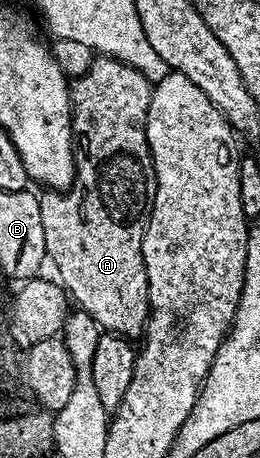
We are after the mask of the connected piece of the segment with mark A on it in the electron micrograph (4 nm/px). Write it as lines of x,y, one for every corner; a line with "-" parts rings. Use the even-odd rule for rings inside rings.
101,57
99,60
93,61
92,67
85,74
75,79
71,83
72,92
72,133
78,136
78,149
76,150
76,179
72,182
72,188
63,192
59,190
45,189
39,195
40,207
42,208
42,232
46,232
46,255
56,265
59,281
65,290
68,291
69,299
73,303
76,302
81,311
89,314
97,324
101,331
109,334
120,334
124,338
133,340
139,339
143,335
144,327
148,324
148,309
150,308
150,296
148,295
148,281
146,280
146,264
142,256
142,240
144,233
148,227
150,220
150,212
154,204
154,196
156,195
156,173
154,172
154,164
152,163
152,153
150,152
150,144
144,129
146,128
146,120
148,119
148,109
150,108
150,100
152,99
153,83
146,80
146,76
142,76
142,72
138,72
134,68
130,68
126,64
119,62
117,58

